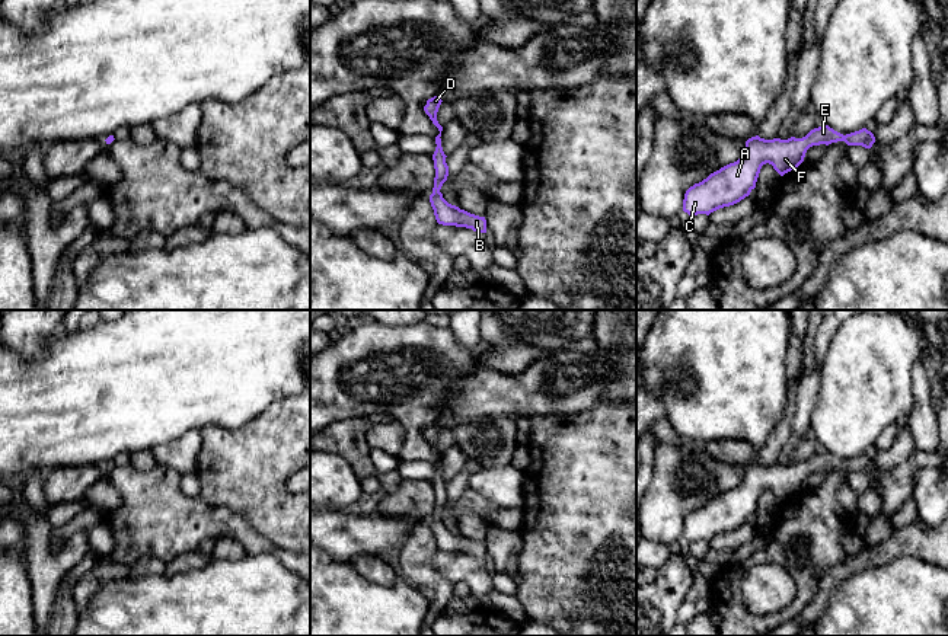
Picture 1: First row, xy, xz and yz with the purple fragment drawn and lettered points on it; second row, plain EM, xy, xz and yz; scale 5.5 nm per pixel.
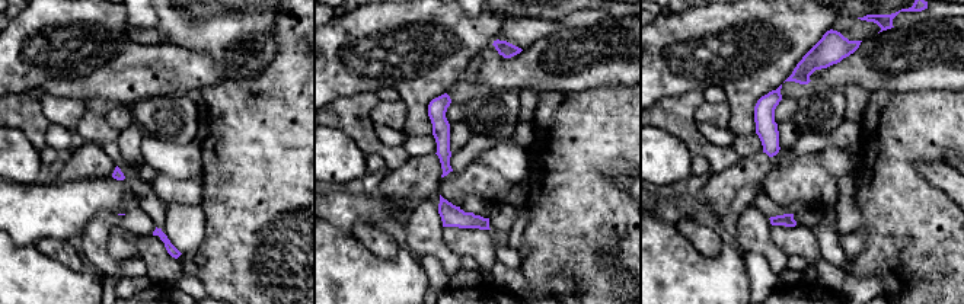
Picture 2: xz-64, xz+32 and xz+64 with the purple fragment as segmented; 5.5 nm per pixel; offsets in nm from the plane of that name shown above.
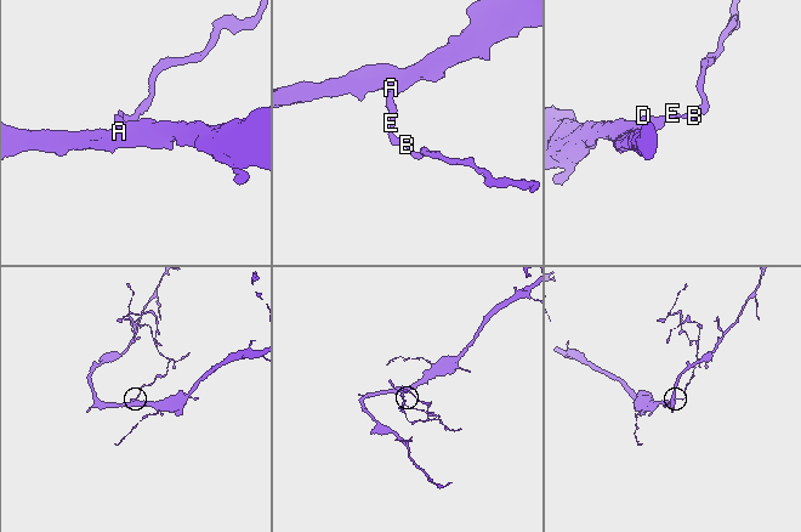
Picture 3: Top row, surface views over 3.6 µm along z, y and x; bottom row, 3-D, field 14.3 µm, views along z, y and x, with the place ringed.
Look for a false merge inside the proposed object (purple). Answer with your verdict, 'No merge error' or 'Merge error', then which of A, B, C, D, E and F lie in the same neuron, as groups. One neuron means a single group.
No merge error. Groups: A B C D E F

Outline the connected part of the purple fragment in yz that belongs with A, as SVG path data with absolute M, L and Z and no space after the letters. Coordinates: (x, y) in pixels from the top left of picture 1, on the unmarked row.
M826 450L811 456L802 464L765 466L759 461L751 463L746 467L744 479L737 488L721 493L686 517L683 537L690 543L698 540L709 541L719 534L734 531L756 514L763 490L772 490L783 502L804 488L810 473L829 472L837 467L871 474L875 463L866 454L843 461Z

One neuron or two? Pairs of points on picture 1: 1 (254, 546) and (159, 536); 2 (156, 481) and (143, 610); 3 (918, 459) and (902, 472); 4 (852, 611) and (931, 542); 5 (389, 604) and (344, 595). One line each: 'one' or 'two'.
1: one
2: two
3: one
4: two
5: one

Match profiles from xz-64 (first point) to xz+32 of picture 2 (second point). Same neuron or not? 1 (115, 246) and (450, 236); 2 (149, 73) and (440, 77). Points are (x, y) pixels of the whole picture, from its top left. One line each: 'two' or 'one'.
1: one
2: two

